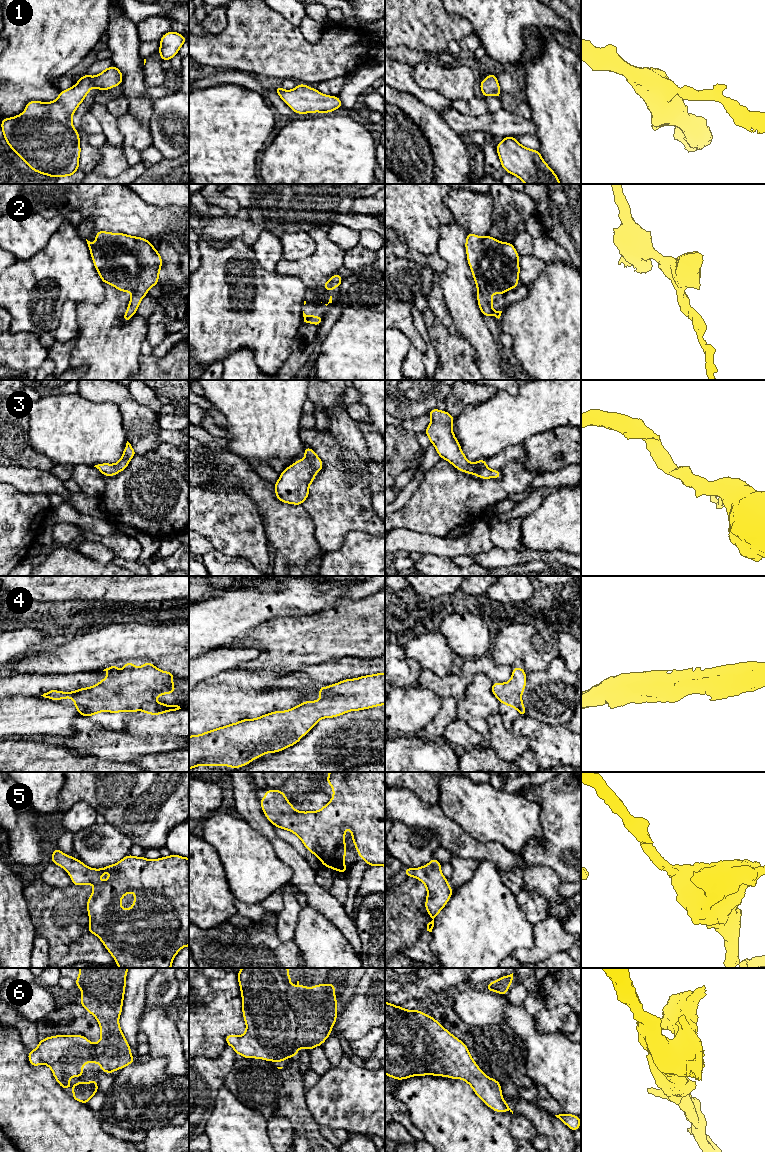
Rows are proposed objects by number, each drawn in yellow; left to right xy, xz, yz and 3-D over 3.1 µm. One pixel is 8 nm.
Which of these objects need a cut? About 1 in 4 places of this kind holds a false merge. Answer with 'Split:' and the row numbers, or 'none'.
Split: none

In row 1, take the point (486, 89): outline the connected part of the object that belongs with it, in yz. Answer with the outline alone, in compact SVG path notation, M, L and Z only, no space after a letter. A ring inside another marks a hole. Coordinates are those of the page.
M487 74L487 78L480 82L480 89L483 94L483 98L489 95L500 98L501 90L496 74Z

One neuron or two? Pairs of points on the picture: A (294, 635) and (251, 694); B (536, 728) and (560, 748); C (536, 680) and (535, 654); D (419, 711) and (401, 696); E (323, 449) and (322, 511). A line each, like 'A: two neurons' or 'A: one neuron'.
A: two neurons
B: one neuron
C: two neurons
D: one neuron
E: one neuron

